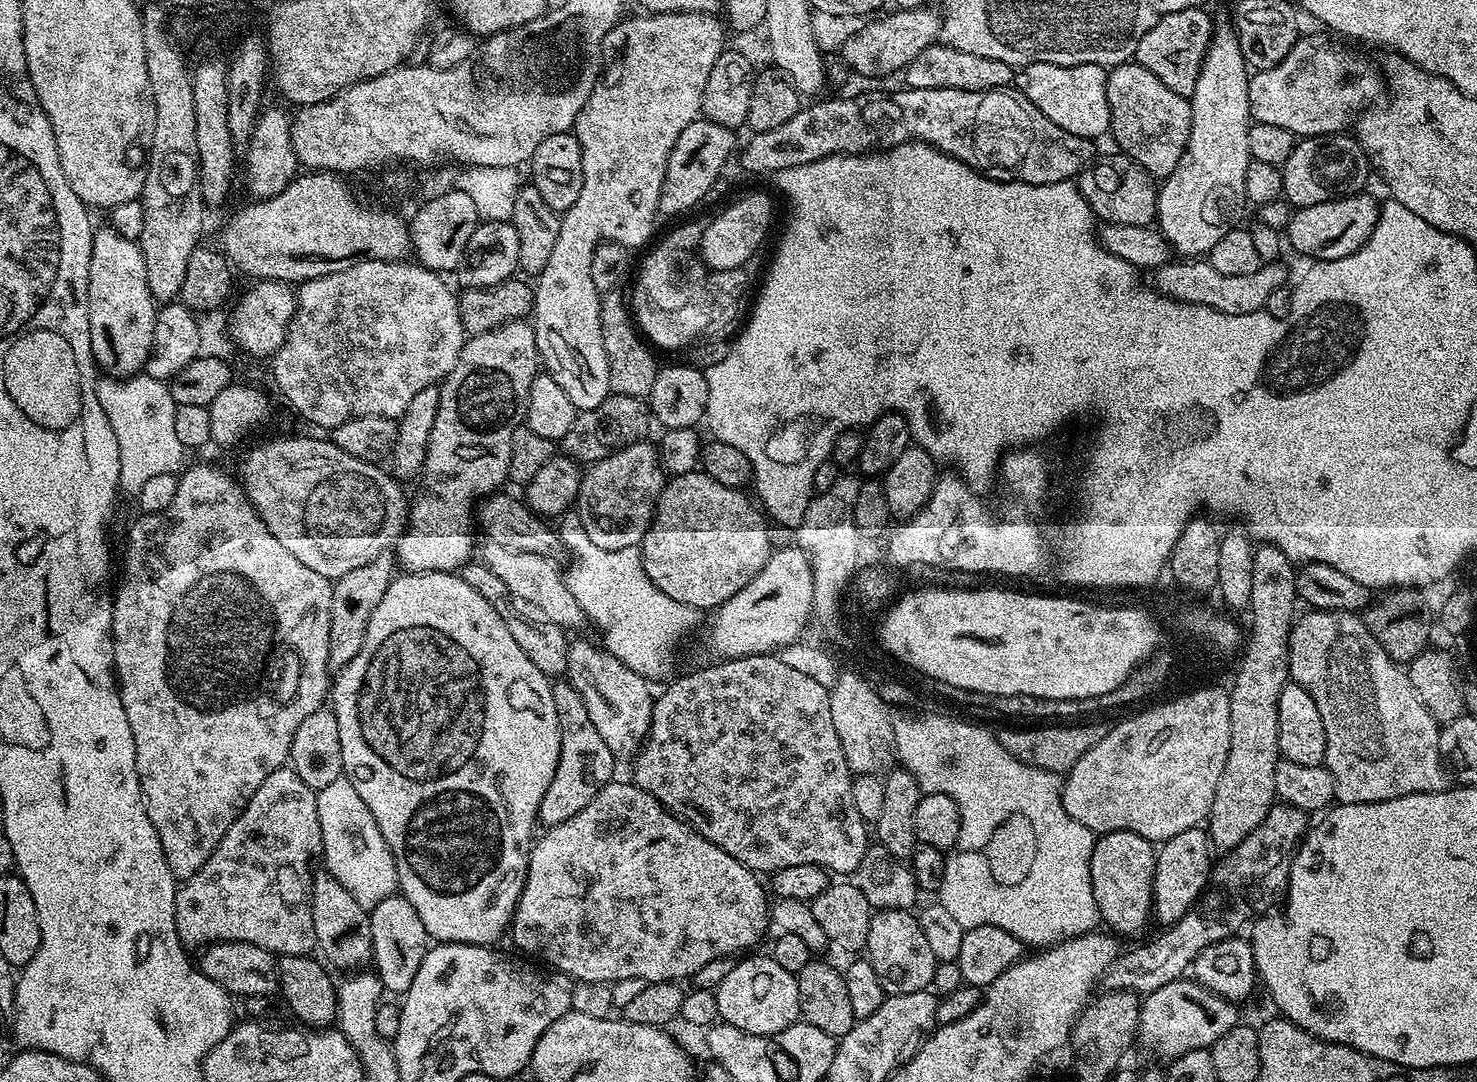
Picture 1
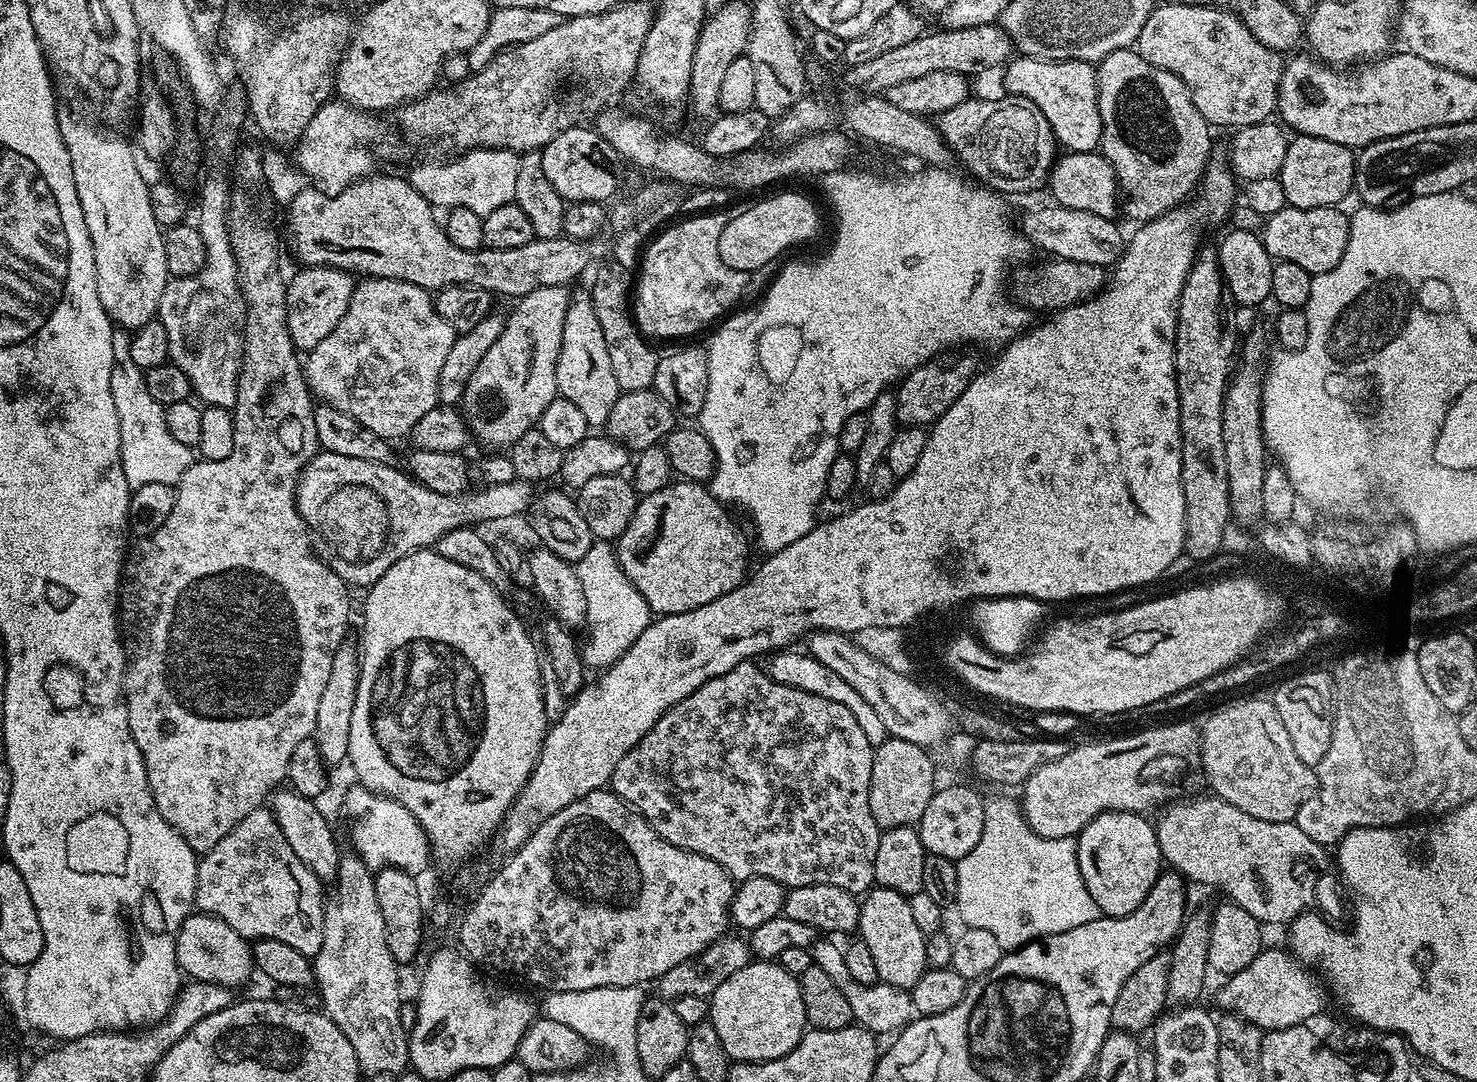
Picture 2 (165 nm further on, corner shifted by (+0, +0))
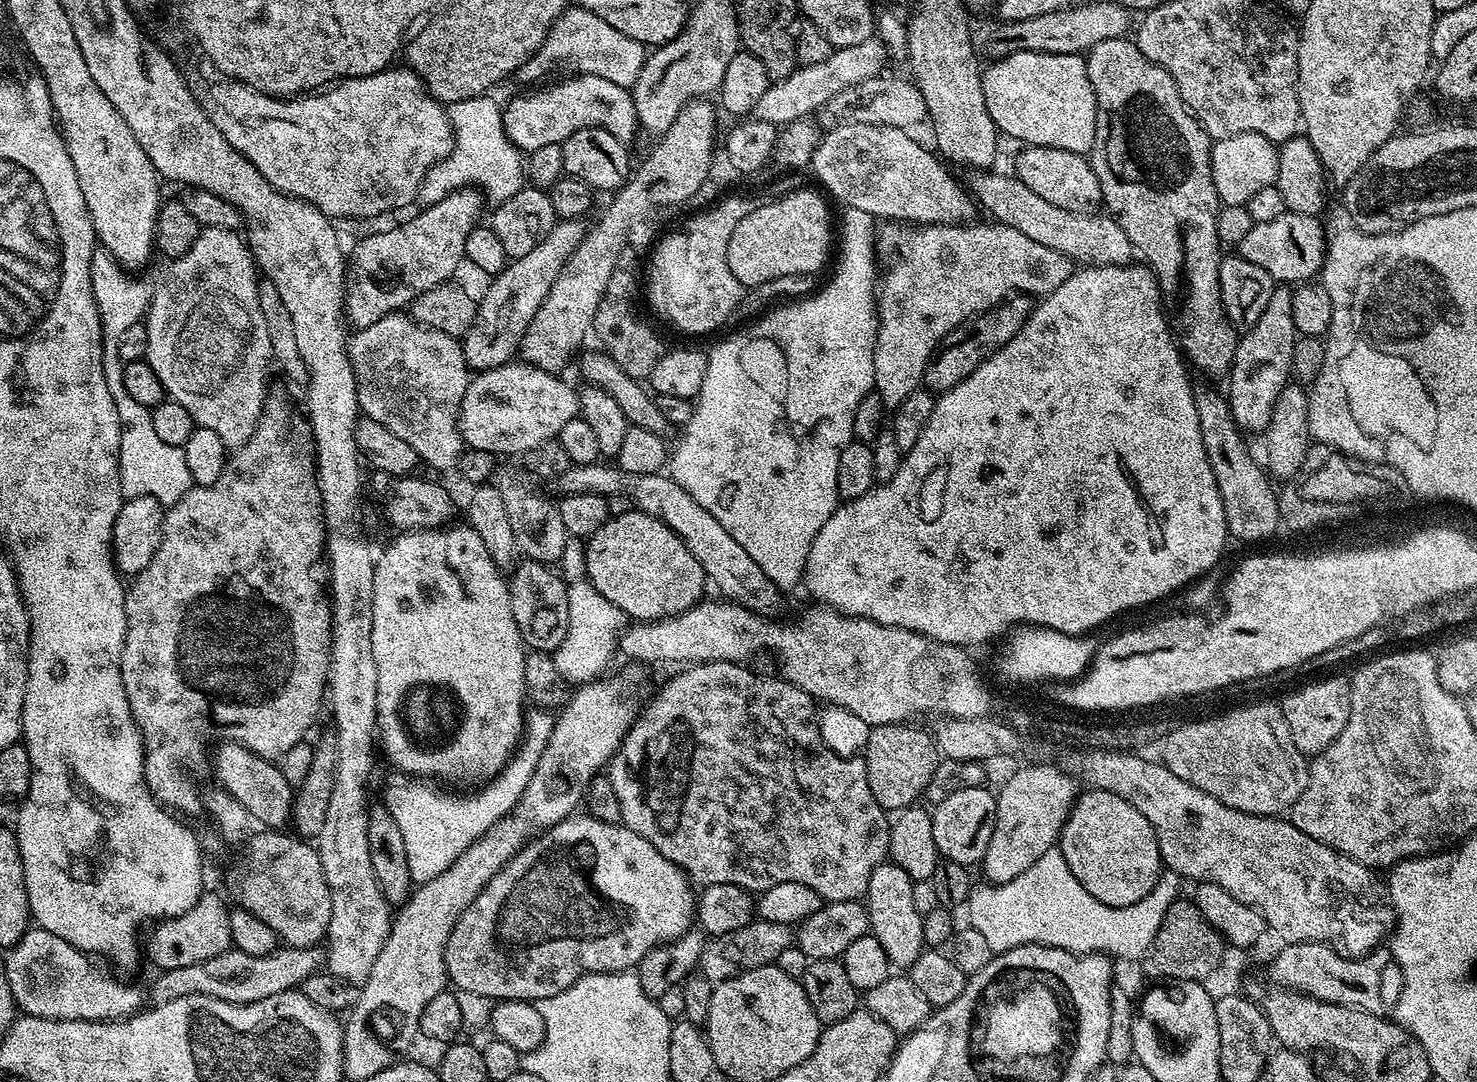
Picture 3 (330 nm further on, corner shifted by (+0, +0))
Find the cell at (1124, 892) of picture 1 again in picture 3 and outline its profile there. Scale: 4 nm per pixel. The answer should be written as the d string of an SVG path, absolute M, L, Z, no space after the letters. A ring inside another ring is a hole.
M1088 790L1072 805L1072 813L1064 823L1063 833L1058 841L1060 853L1066 858L1074 878L1082 882L1098 902L1110 905L1111 908L1131 908L1139 900L1144 900L1150 890L1160 881L1162 861L1158 850L1156 835L1146 817L1139 813L1128 801L1110 792Z

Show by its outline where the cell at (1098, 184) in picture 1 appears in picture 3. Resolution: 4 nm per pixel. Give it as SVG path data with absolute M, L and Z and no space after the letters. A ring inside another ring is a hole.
M1028 146L1023 150L1025 152L1016 156L1014 175L1017 180L1030 186L1038 198L1046 198L1046 202L1062 206L1062 210L1085 214L1095 213L1101 207L1104 195L1100 189L1100 180L1094 174L1091 163L1081 153L1039 146Z

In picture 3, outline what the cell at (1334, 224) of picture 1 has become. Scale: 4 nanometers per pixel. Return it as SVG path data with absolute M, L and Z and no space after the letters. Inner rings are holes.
M1286 210L1274 218L1274 222L1253 224L1250 234L1246 234L1238 245L1238 254L1254 262L1254 266L1262 266L1262 270L1271 274L1273 281L1288 286L1311 281L1315 277L1312 275L1323 269L1326 259L1326 236L1324 240L1324 228L1320 222L1317 217Z

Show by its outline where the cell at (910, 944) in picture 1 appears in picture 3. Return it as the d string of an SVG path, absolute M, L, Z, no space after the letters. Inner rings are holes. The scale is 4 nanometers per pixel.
M885 862L879 864L870 876L870 885L864 895L871 935L879 940L891 965L910 968L923 952L923 915L918 913L912 898L914 881L902 867Z

